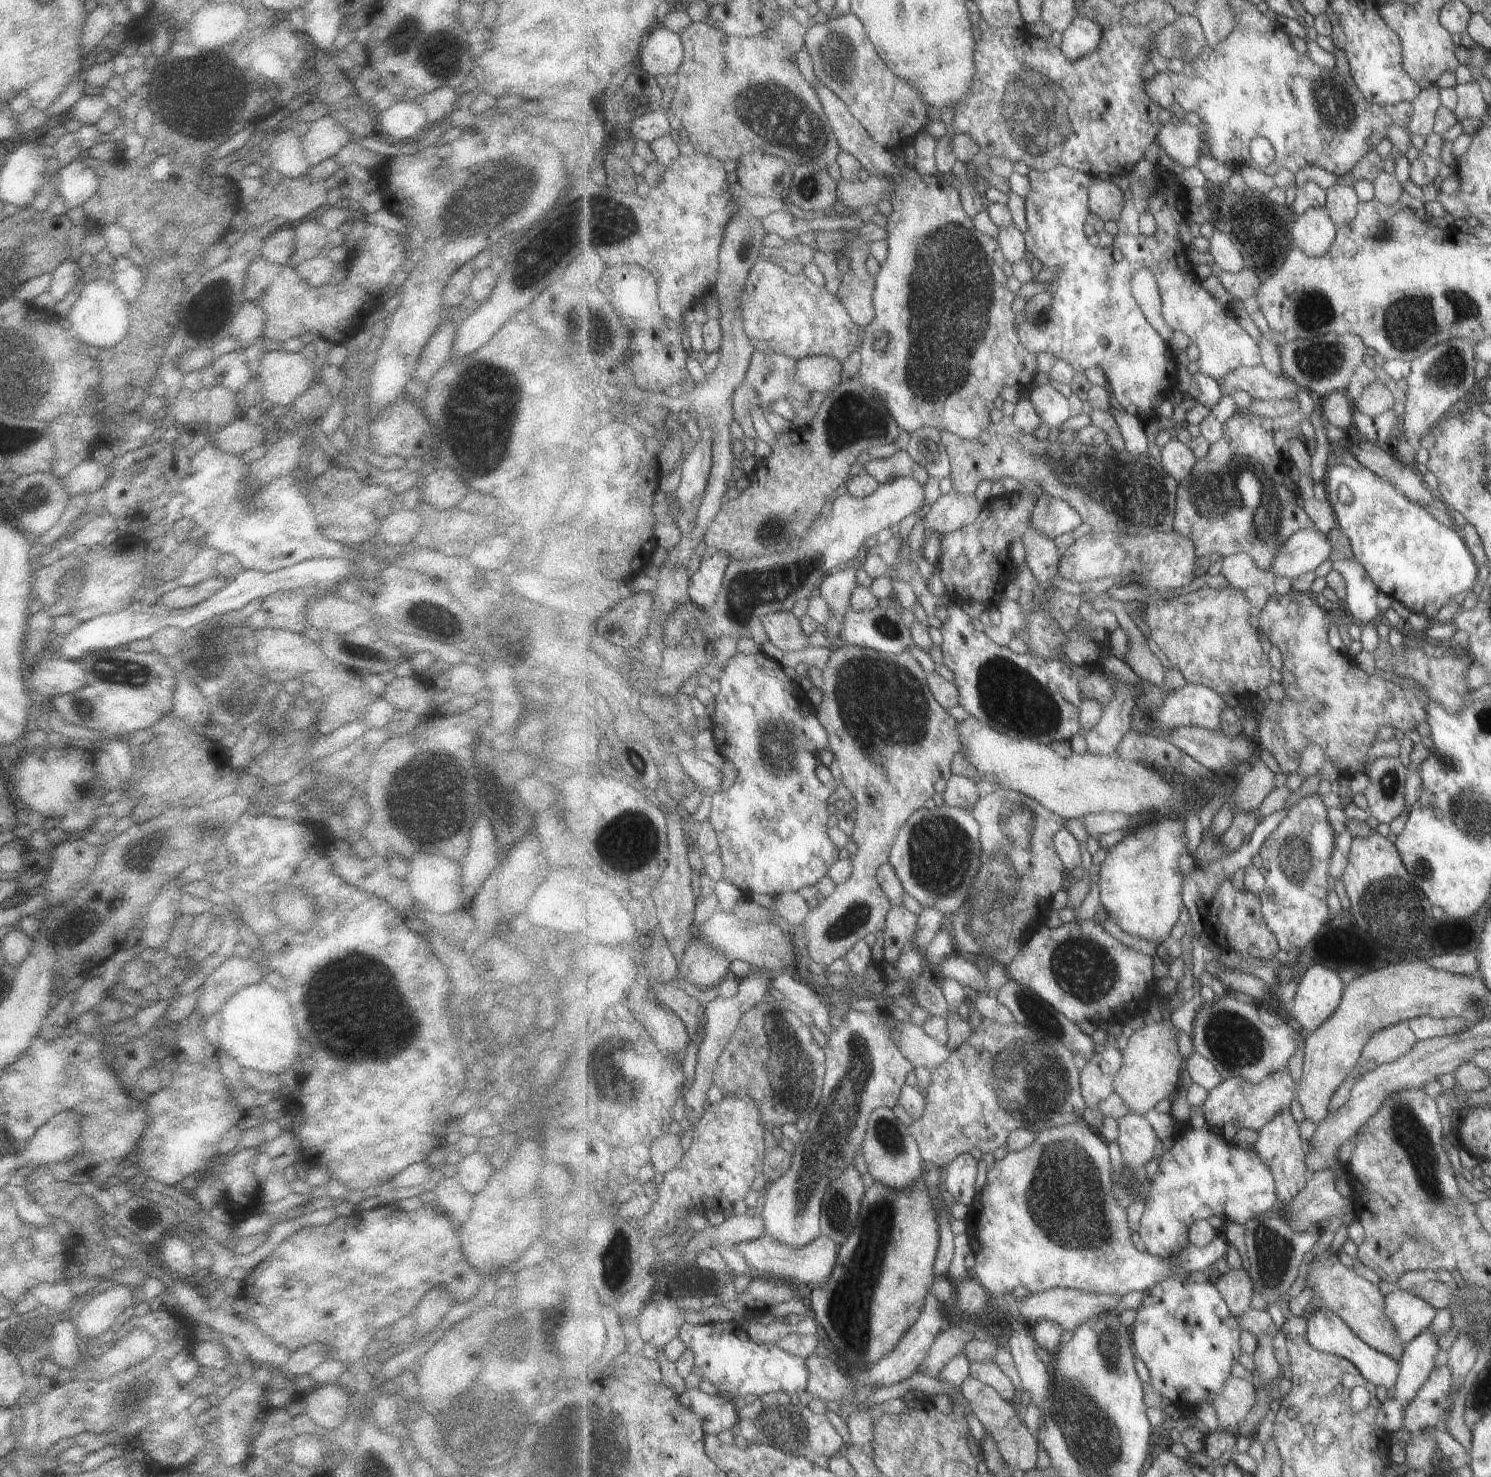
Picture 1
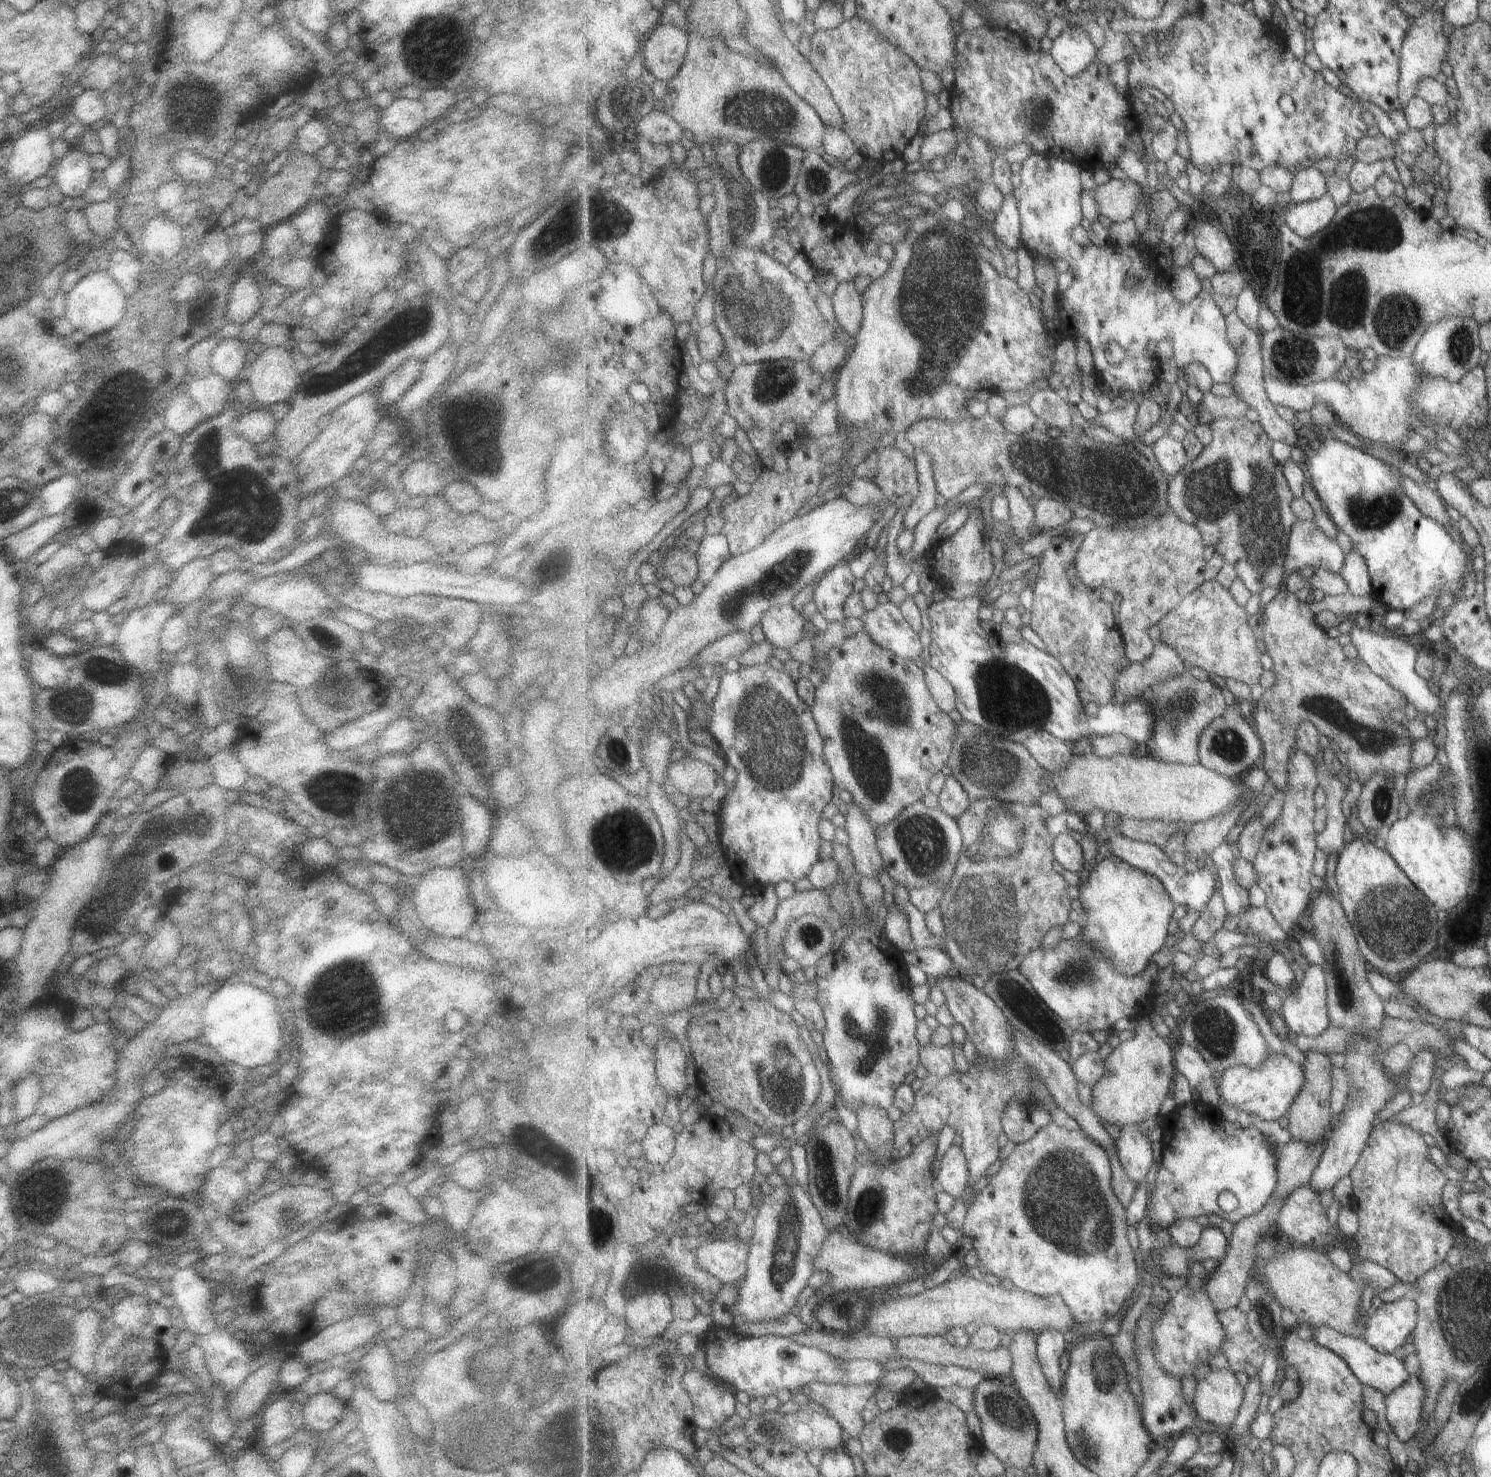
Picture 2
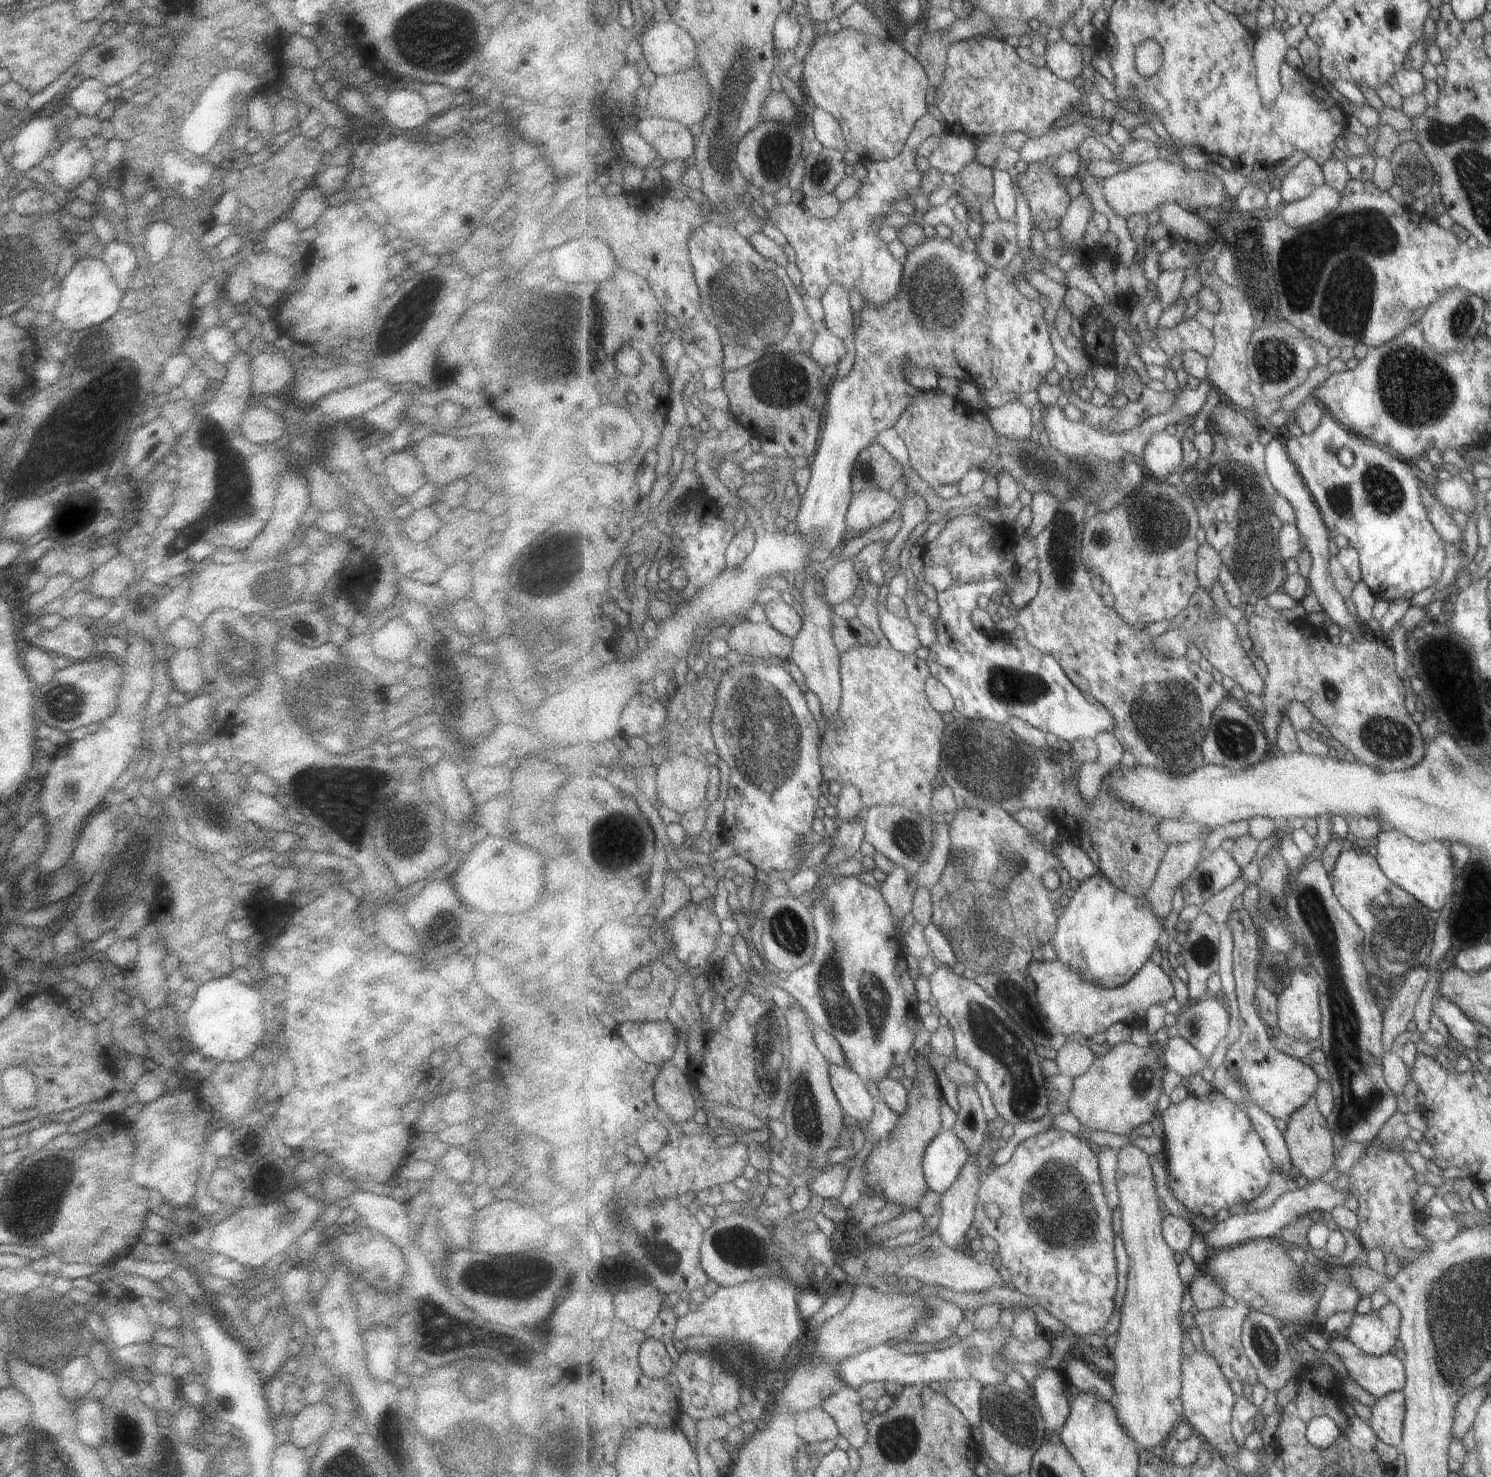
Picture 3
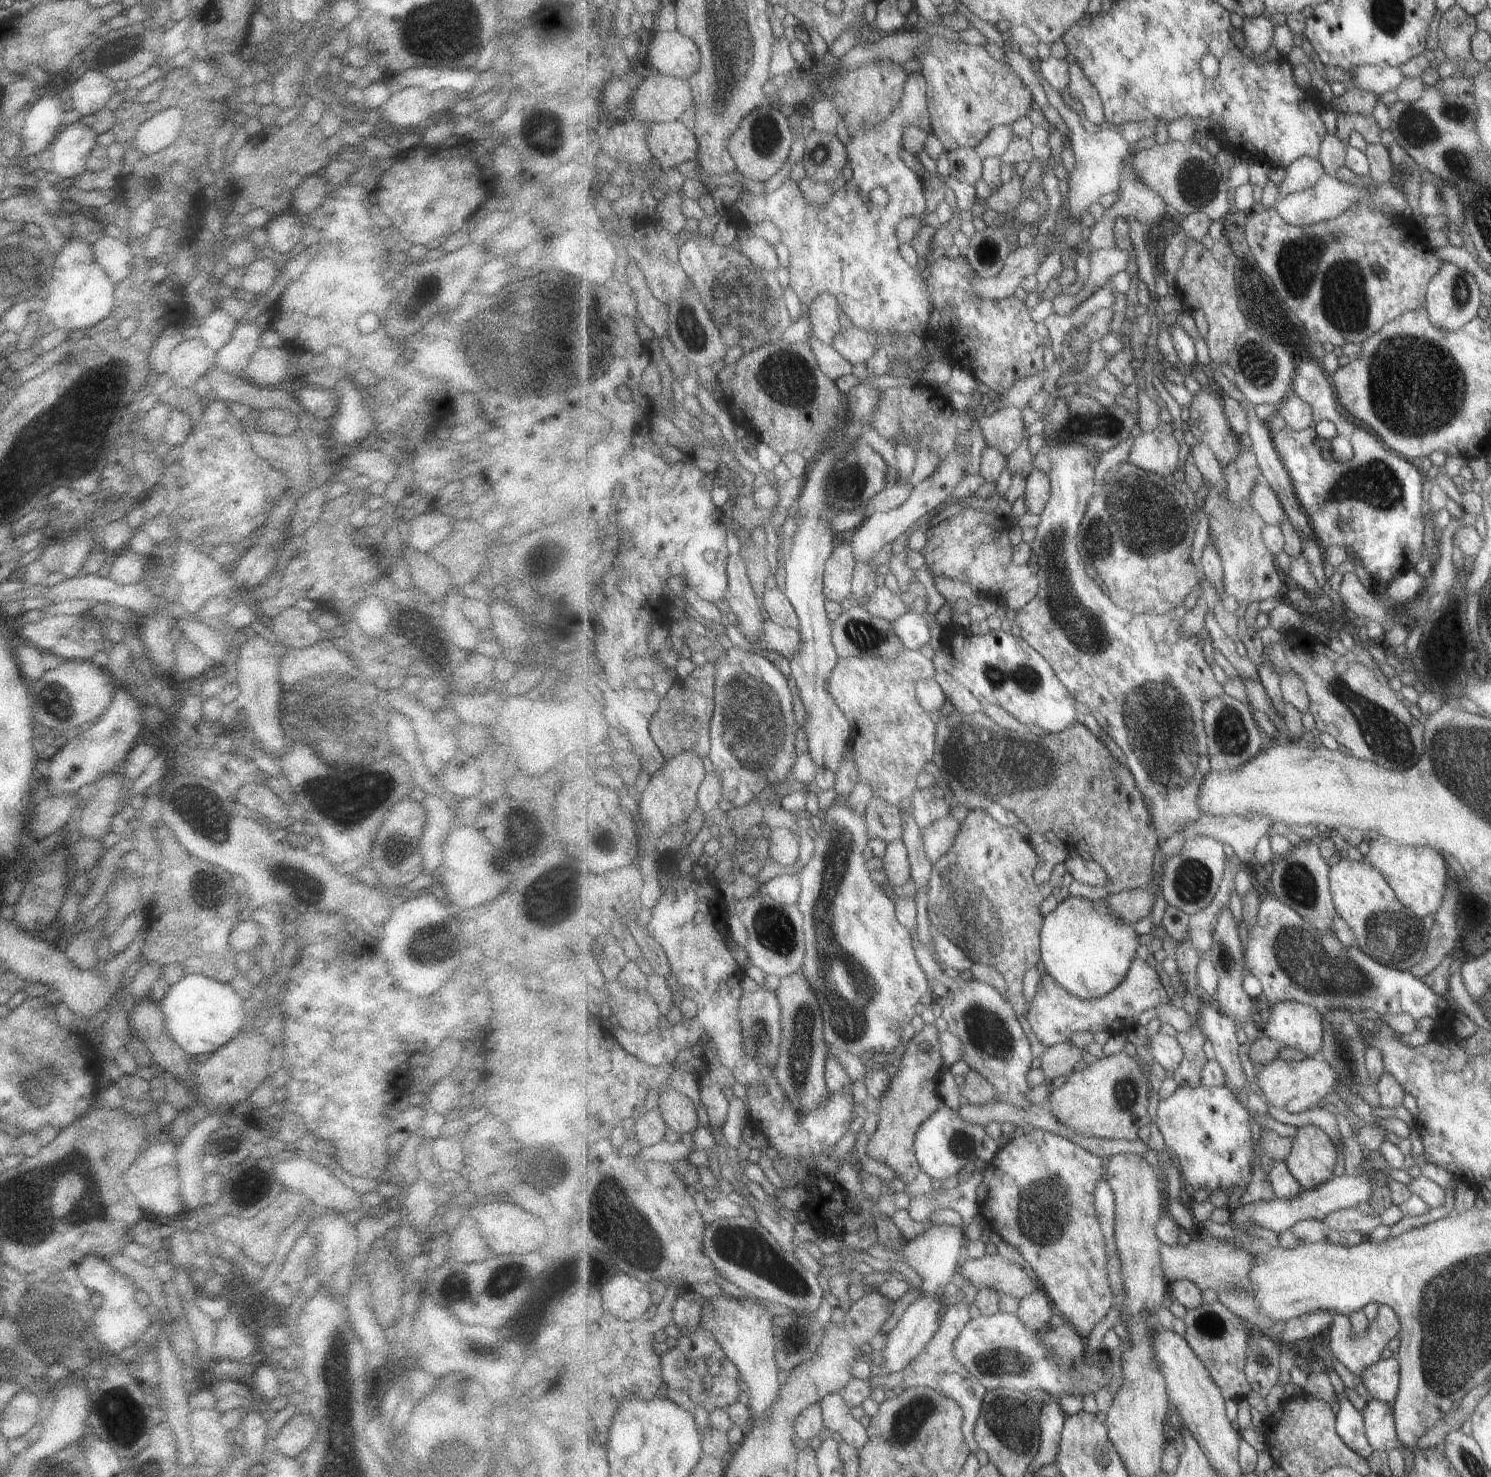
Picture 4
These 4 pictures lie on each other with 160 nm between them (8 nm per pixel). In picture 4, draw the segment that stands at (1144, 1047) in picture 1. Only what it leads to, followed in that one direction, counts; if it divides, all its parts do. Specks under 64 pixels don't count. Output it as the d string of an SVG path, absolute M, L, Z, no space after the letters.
M1123 1050L1108 1057L1104 1056L1092 1065L1085 1065L1083 1068L1079 1068L1078 1071L1071 1073L1060 1088L1050 1089L1048 1099L1044 1105L1047 1105L1050 1111L1067 1128L1072 1128L1082 1135L1104 1139L1137 1140L1139 1138L1139 1130L1143 1126L1155 1122L1147 1114L1151 1086L1147 1084L1145 1074L1141 1070L1143 1064L1139 1064L1137 1059L1139 1059L1137 1056L1131 1057Z

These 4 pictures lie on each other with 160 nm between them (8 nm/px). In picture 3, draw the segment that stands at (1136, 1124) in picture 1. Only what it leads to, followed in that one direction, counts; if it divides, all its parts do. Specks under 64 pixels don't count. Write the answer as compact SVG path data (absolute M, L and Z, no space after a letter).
M1125 1145L1119 1149L1120 1234L1128 1256L1128 1272L1117 1342L1111 1349L1116 1370L1111 1380L1114 1393L1110 1401L1115 1405L1126 1431L1142 1451L1165 1444L1180 1422L1185 1420L1181 1400L1185 1355L1180 1317L1181 1300L1187 1284L1181 1282L1175 1251L1164 1239L1164 1217L1155 1189L1152 1155L1135 1145Z

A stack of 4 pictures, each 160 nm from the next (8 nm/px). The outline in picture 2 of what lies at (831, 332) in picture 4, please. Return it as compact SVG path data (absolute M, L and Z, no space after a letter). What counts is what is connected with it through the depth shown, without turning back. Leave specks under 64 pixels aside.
M843 281L838 285L836 291L831 296L832 300L832 309L835 314L835 318L838 324L853 338L855 338L856 334L861 330L863 319L864 319L864 298L863 293L859 292L857 288L855 288L855 284L853 281Z

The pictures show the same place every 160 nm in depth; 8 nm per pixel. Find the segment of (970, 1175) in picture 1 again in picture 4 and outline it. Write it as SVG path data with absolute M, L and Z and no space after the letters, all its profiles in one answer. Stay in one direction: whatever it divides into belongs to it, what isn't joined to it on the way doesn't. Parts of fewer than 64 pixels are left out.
M942 1101L939 1110L931 1115L919 1129L915 1146L921 1170L943 1184L944 1180L956 1176L971 1162L983 1159L987 1164L993 1161L1002 1150L996 1140L989 1137L984 1126L961 1120L956 1110L951 1110Z

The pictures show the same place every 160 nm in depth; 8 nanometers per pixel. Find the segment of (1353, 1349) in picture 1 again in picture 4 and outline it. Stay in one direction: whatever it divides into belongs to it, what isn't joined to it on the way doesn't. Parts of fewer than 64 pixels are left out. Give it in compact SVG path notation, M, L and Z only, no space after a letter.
M1397 1358L1381 1359L1365 1370L1360 1381L1371 1398L1393 1403L1400 1391L1400 1370Z

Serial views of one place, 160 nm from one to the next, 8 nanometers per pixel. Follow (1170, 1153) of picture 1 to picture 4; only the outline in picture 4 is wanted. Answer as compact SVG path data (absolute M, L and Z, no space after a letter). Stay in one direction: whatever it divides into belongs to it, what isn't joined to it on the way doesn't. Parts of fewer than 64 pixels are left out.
M1226 1084L1220 1087L1178 1087L1172 1095L1160 1100L1155 1123L1162 1134L1166 1149L1170 1149L1178 1158L1185 1192L1189 1197L1195 1194L1197 1189L1206 1189L1211 1196L1217 1191L1231 1193L1233 1191L1228 1189L1233 1189L1234 1186L1248 1187L1251 1184L1256 1172L1256 1127L1245 1104L1235 1097L1235 1093Z

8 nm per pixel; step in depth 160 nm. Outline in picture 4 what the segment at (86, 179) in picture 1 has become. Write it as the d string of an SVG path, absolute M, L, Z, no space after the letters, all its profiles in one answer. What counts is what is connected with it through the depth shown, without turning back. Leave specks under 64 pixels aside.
M80 120L61 128L51 145L52 179L77 178L86 170L96 134Z

